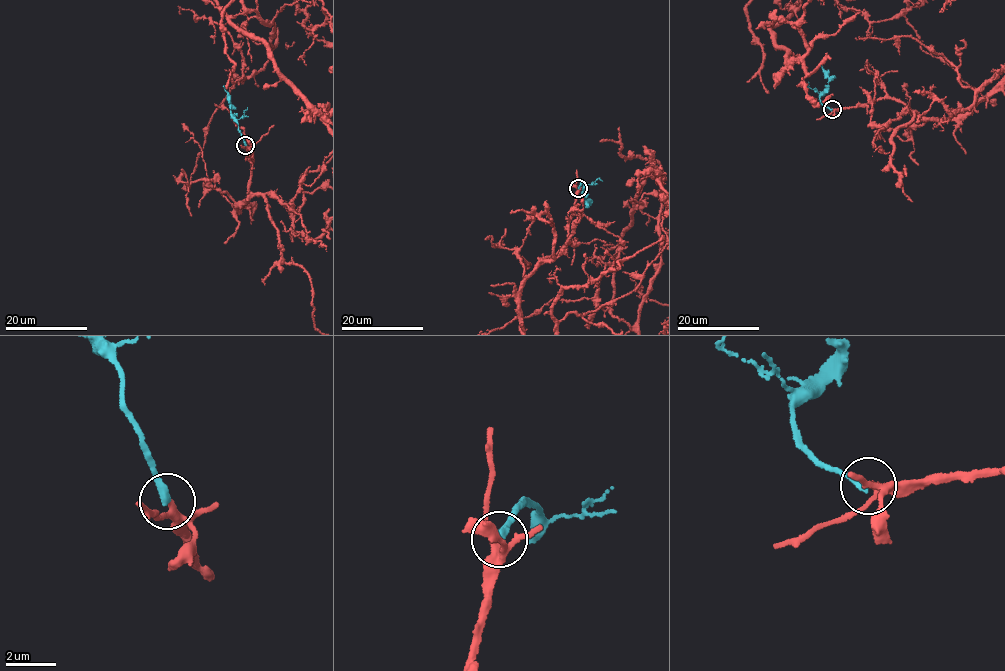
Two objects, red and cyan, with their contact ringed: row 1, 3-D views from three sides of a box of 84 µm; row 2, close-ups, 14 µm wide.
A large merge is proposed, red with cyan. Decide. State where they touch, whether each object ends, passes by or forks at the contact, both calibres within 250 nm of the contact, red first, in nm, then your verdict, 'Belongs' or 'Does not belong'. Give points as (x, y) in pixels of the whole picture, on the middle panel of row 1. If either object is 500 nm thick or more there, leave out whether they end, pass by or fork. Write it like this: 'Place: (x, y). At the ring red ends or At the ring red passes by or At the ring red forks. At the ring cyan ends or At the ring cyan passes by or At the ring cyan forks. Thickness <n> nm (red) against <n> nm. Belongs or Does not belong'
Place: (578, 188). At the ring red passes by. At the ring cyan ends. Thickness 240 nm (red) against 340 nm. Belongs

